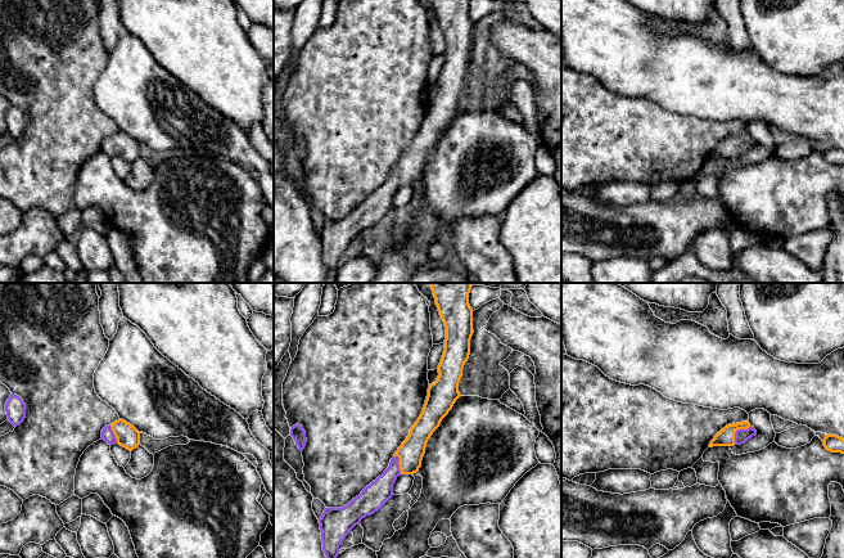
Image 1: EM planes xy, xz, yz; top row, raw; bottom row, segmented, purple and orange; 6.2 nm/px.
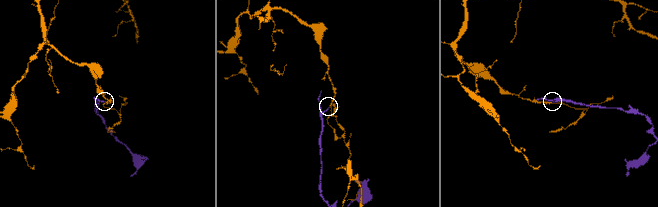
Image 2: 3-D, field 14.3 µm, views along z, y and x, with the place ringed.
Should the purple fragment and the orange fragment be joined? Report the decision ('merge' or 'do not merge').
merge

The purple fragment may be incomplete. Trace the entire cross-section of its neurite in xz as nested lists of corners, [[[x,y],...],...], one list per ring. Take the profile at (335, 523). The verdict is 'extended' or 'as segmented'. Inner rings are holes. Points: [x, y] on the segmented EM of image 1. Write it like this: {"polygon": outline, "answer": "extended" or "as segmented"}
{"polygon": [[[471,283],[429,284],[446,327],[444,351],[438,365],[439,375],[429,384],[420,417],[384,473],[347,505],[324,509],[319,523],[326,558],[337,558],[339,545],[349,531],[362,518],[378,512],[394,495],[393,485],[398,476],[419,471],[428,440],[460,397],[459,383],[470,355],[470,339],[474,333],[473,309],[469,305],[473,285]]], "answer": "extended"}

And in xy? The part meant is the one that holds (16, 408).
{"polygon": [[[12,393],[5,404],[5,411],[8,420],[17,427],[26,418],[26,404],[19,396]]], "answer": "as segmented"}

